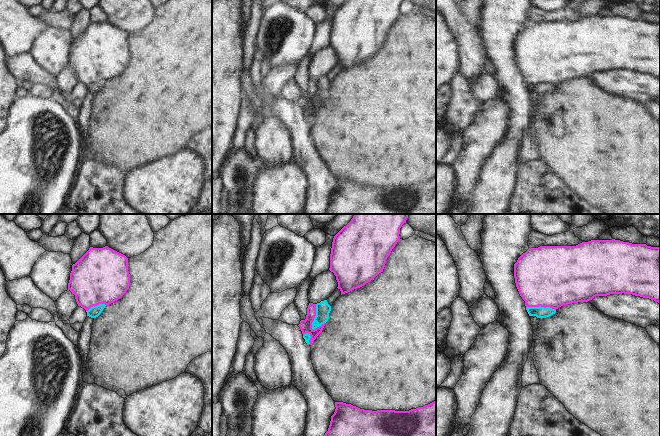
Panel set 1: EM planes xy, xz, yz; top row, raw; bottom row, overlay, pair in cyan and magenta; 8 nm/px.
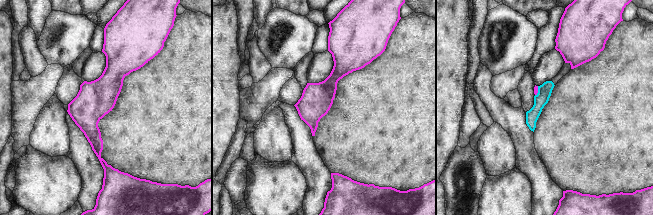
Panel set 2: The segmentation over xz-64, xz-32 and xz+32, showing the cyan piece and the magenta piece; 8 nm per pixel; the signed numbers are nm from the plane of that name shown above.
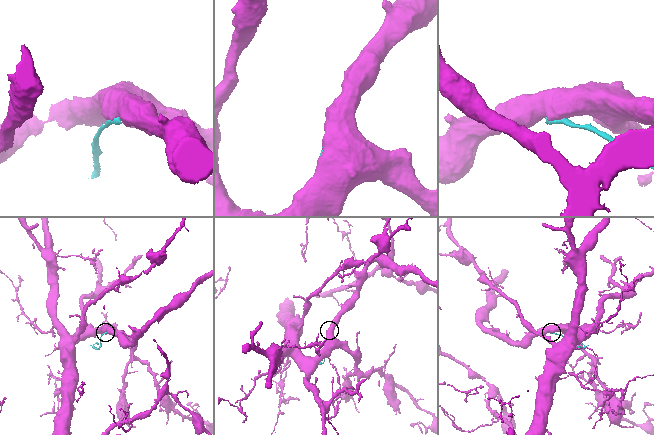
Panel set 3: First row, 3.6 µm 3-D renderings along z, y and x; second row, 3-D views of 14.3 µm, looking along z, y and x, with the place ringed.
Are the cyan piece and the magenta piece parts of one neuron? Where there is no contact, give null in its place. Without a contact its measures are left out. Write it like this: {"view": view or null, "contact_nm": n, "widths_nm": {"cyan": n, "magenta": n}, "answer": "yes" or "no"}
{"view": "xz", "contact_nm": 220, "widths_nm": {"cyan": 120, "magenta": 100}, "answer": "no"}

